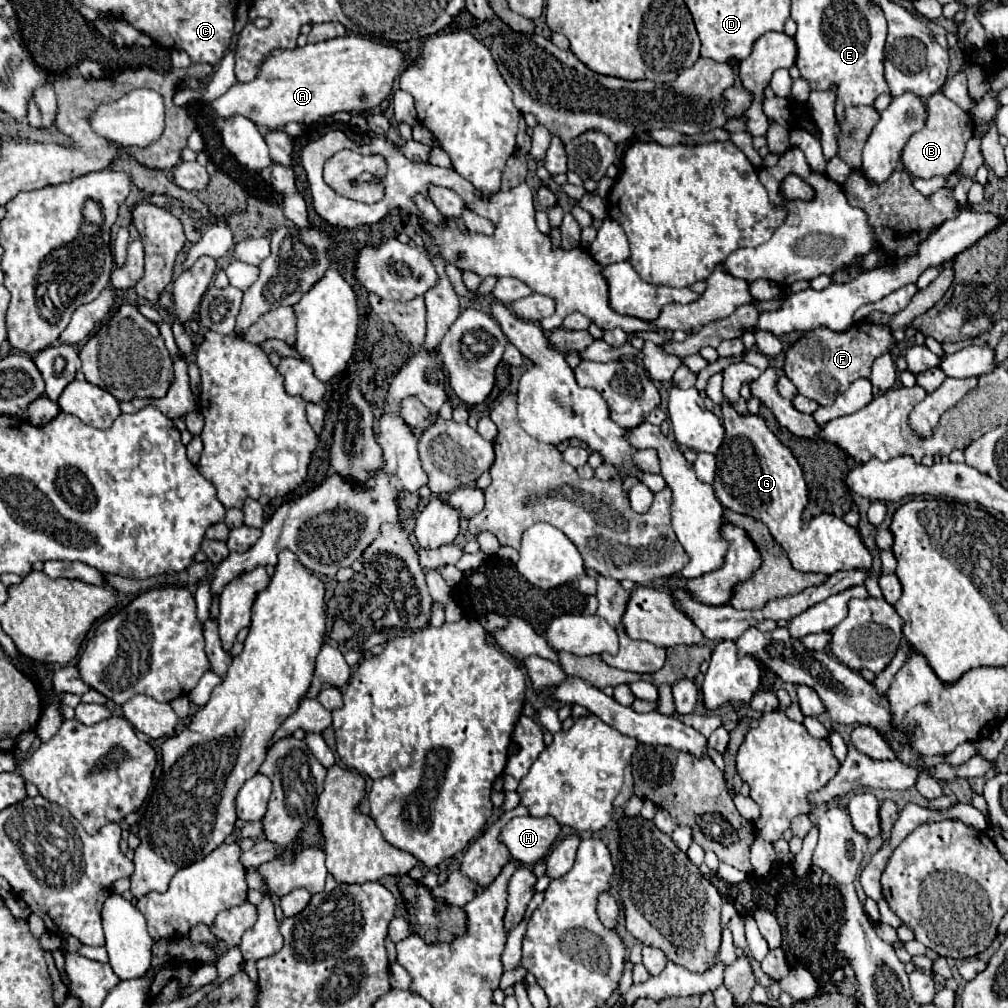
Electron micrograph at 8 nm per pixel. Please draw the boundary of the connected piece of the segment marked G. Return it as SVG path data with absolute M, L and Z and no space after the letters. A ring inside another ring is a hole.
M727 401L723 409L725 439L717 453L715 493L719 501L735 511L767 525L773 539L785 549L793 567L805 573L827 573L869 569L871 555L855 527L837 515L817 515L801 527L801 511L807 505L807 485L793 453L769 431L759 415L741 415Z

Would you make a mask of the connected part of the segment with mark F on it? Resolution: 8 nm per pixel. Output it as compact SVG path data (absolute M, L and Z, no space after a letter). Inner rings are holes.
M855 323L849 331L843 333L815 329L805 333L797 343L789 347L785 353L783 369L801 395L817 401L819 405L831 405L835 397L847 391L855 379L869 377L873 361L889 349L893 349L893 335L889 327Z

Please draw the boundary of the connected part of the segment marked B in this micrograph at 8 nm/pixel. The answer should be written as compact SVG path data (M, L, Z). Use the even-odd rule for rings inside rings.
M941 91L933 93L927 99L927 119L925 127L917 131L917 135L911 135L909 143L903 147L903 165L911 173L911 177L919 179L931 179L935 175L949 175L953 173L965 153L965 145L973 135L973 119L967 111L961 111L953 101L949 101Z

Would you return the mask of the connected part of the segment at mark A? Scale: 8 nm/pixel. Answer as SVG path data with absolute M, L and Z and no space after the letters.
M345 35L319 43L307 43L305 47L295 47L295 49L273 49L261 63L257 77L249 83L235 83L225 95L213 101L213 109L221 119L229 119L233 115L245 115L257 127L269 131L283 129L291 121L309 125L337 111L369 113L373 107L377 107L383 99L391 95L393 83L399 77L399 73L405 69L405 65L407 65L407 57L401 51L361 35Z

